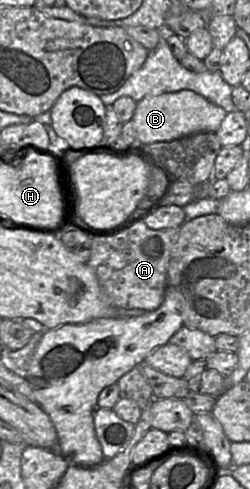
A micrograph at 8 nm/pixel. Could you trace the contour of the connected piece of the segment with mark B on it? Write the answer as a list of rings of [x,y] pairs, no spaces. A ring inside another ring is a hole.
[[[191,90],[163,93],[144,97],[137,102],[132,118],[137,140],[146,145],[154,142],[172,141],[199,132],[215,133],[227,112]]]

